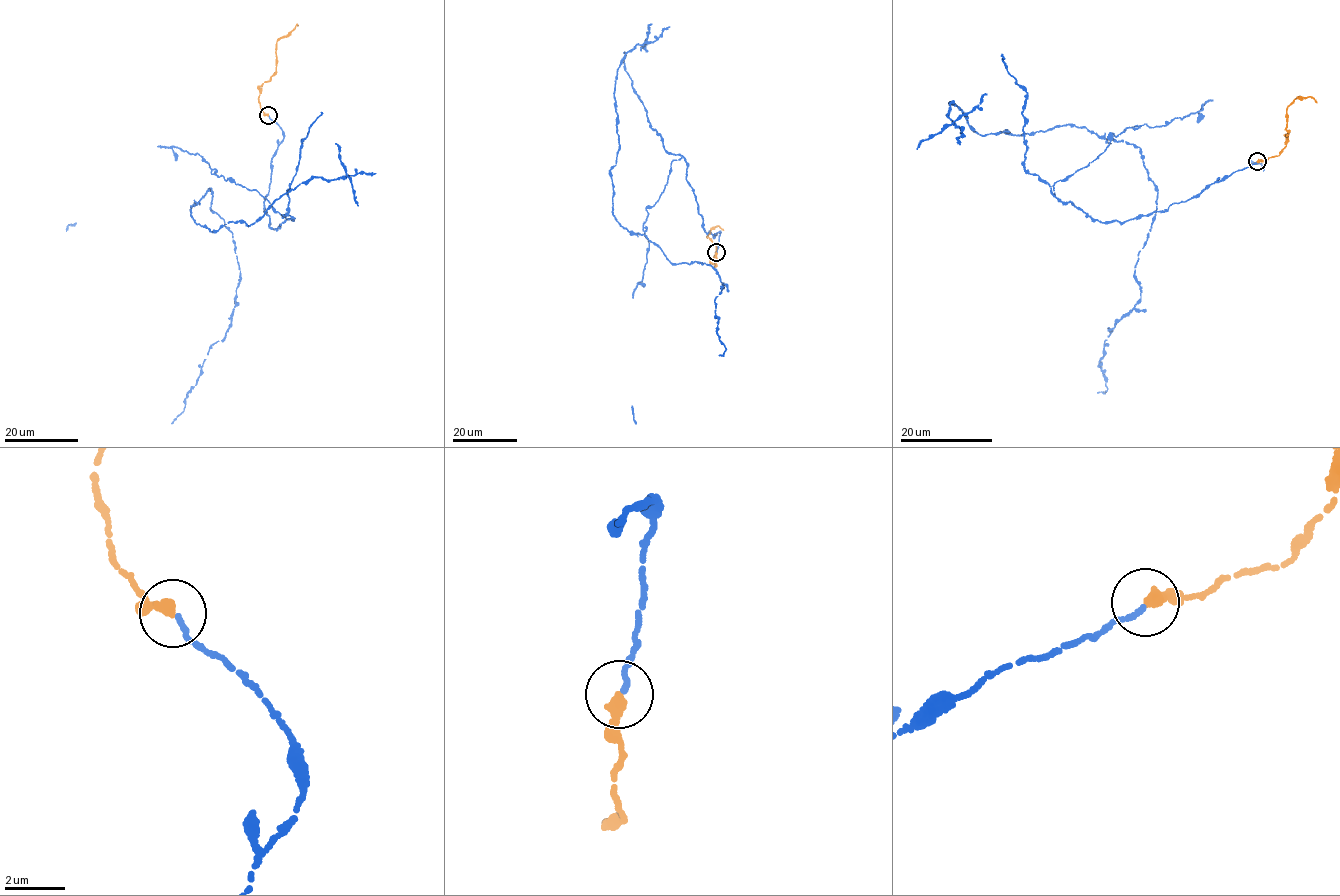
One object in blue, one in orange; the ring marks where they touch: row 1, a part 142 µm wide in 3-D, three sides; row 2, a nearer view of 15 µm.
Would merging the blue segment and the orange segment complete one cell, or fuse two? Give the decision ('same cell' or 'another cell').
same cell

